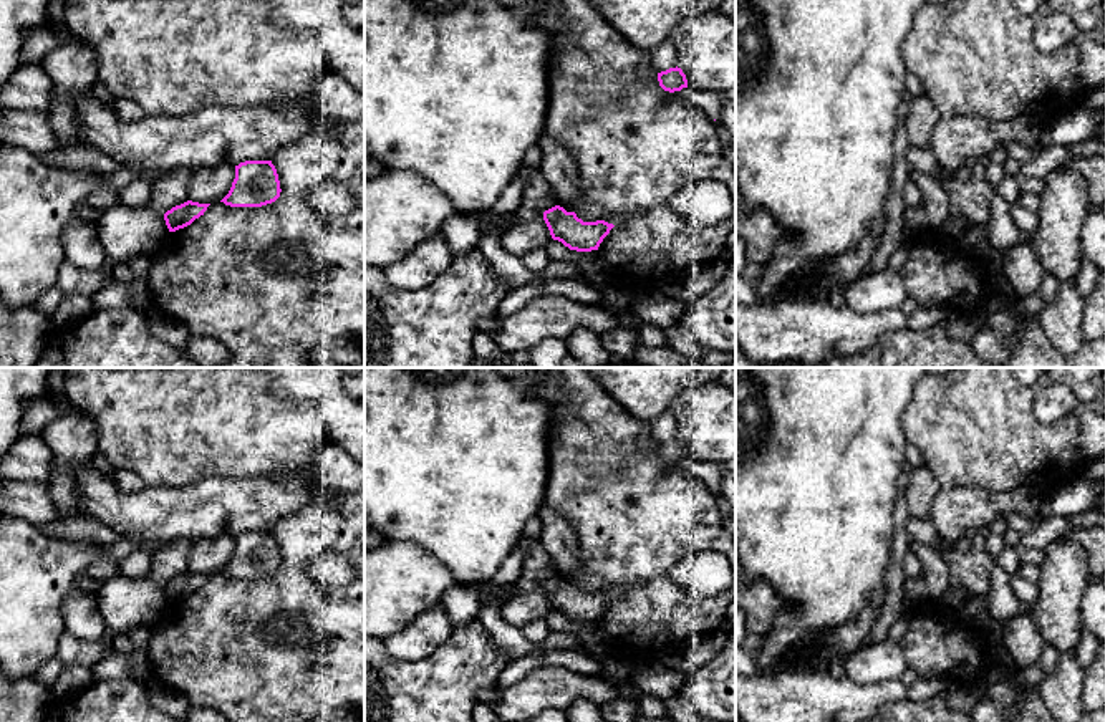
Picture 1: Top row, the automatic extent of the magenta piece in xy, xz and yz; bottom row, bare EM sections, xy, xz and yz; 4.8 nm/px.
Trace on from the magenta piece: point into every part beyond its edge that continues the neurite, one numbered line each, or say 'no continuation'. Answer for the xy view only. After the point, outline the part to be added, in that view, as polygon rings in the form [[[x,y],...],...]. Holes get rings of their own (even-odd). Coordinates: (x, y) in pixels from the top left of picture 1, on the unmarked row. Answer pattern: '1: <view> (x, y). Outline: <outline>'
no continuation

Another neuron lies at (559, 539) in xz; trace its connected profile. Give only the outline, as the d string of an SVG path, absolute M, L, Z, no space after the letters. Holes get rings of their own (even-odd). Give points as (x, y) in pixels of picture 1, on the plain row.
M542 503L537 515L542 520L542 532L537 540L552 556L558 576L567 583L575 583L575 576L581 570L578 535L557 510L545 503Z

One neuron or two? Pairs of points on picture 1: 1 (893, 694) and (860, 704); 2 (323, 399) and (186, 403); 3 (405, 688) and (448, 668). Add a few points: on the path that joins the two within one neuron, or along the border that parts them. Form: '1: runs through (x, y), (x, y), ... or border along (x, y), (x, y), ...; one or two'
1: runs through (885, 694), (868, 699); one
2: border along (274, 385), (294, 398), (310, 401), (325, 429); two
3: runs through (414, 688), (428, 688), (438, 678); one

